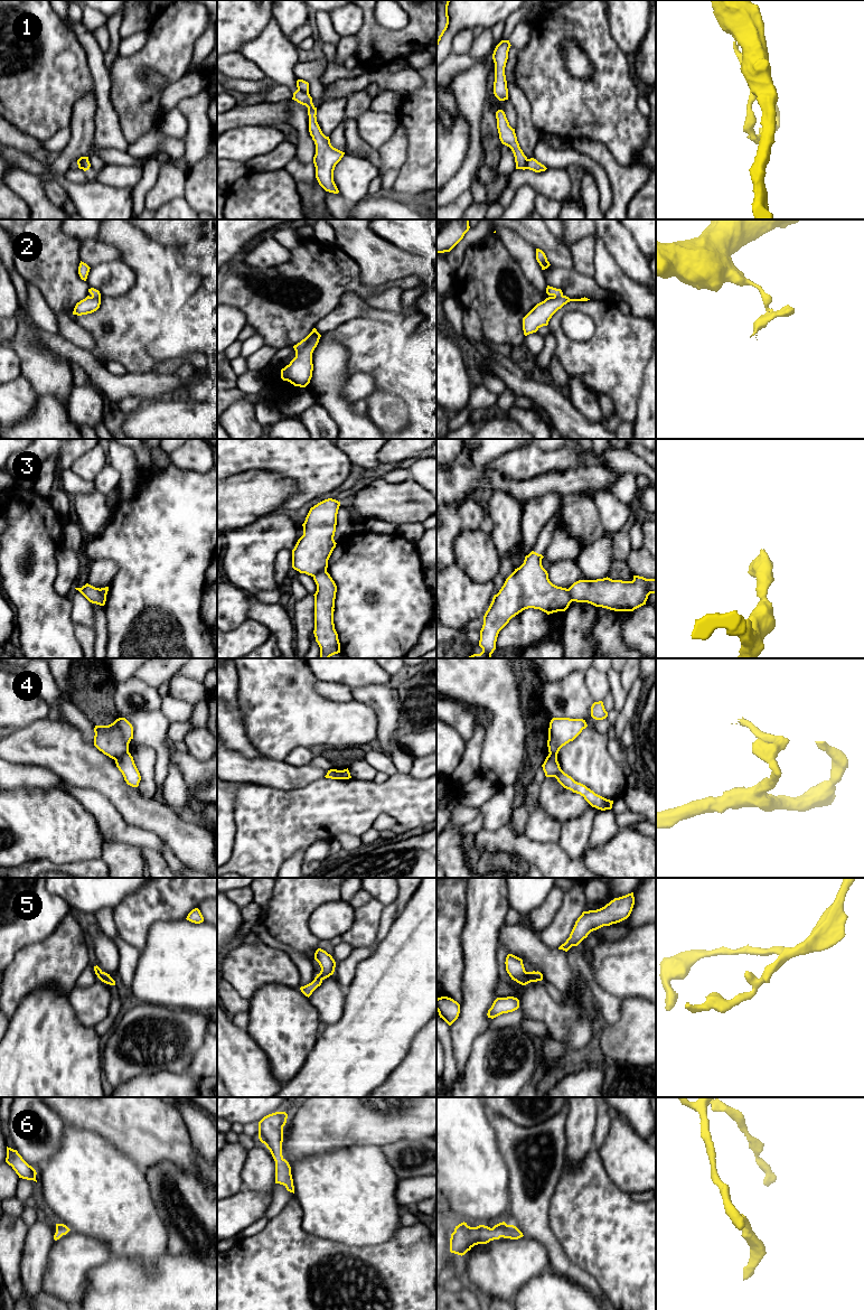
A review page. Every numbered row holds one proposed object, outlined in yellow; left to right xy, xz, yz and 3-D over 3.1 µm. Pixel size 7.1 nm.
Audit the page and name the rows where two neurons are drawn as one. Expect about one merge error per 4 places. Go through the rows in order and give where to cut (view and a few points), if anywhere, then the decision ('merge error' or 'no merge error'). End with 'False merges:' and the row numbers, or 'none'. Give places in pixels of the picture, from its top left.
1: cut xz (298, 89), (308, 92); merge error
2: cut xy (92, 296), (100, 299); merge error
3: cut xz (326, 569), (312, 576); merge error
4: cut xy (128, 750), (114, 759); merge error
5: cut none; no merge error
6: cut none; no merge error
False merges: 1, 2, 3, 4

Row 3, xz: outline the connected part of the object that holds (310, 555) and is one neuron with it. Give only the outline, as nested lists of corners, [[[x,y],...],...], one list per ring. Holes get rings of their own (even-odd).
[[[328,498],[310,508],[303,535],[292,550],[292,568],[300,573],[316,576],[328,568],[328,560],[336,548],[334,540],[340,502]]]

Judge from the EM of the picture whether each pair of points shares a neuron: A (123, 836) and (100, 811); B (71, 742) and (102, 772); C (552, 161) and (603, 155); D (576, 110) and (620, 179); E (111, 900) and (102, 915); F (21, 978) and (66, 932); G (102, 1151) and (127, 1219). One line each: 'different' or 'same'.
A: same
B: same
C: different
D: different
E: different
F: same
G: same

